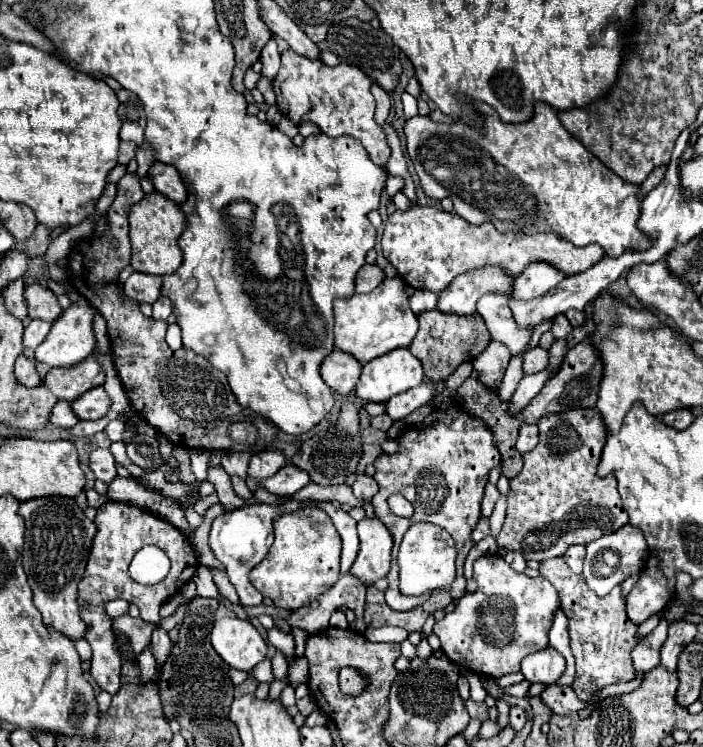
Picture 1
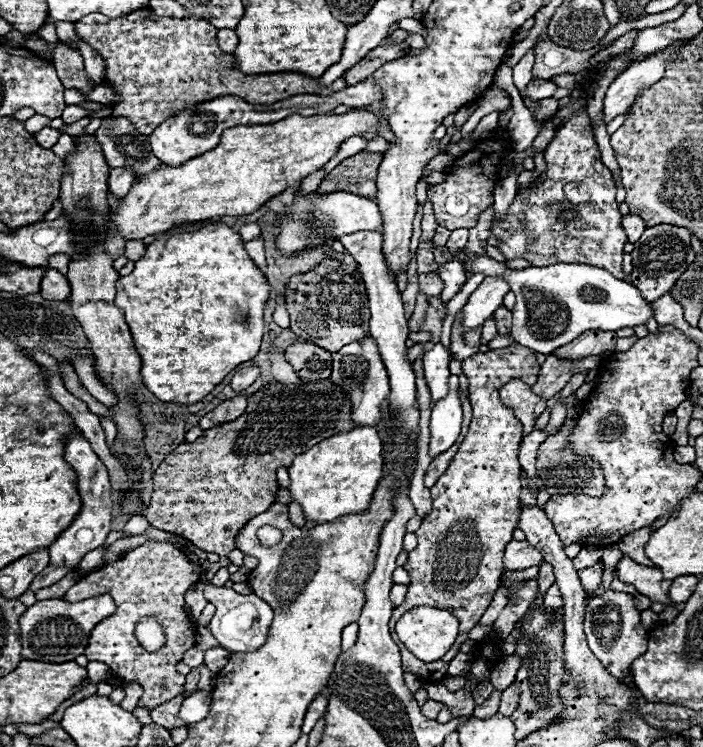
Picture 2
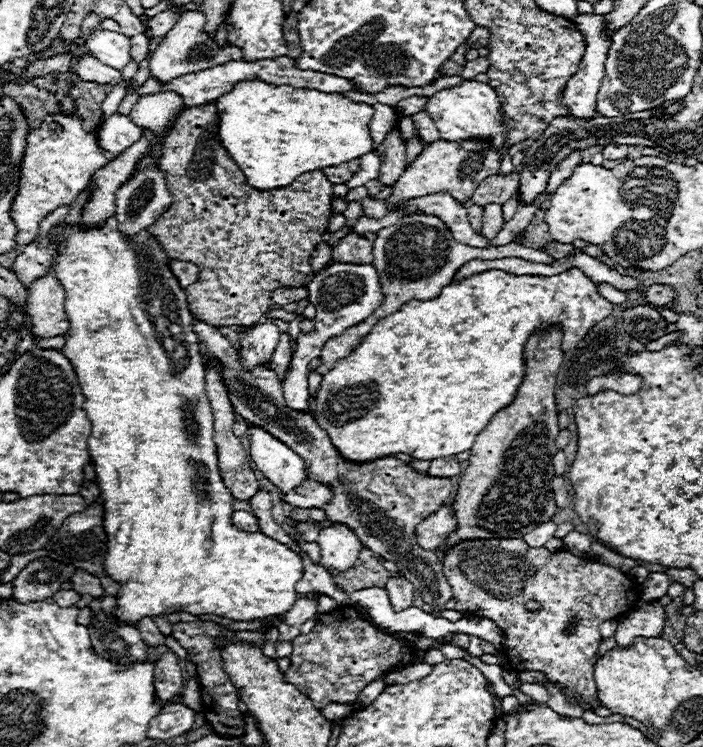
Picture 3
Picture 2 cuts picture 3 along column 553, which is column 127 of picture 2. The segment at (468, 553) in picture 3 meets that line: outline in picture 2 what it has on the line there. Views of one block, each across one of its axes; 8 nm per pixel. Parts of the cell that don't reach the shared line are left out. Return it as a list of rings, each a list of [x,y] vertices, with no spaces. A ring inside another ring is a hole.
[[[148,540],[124,554],[120,560],[84,576],[64,596],[68,602],[80,602],[102,594],[110,594],[114,598],[118,604],[116,614],[102,620],[92,630],[84,654],[90,660],[108,664],[110,670],[126,682],[140,682],[144,694],[138,704],[148,710],[184,692],[184,676],[176,672],[176,666],[182,662],[182,654],[196,642],[196,626],[188,620],[184,608],[184,596],[196,582],[200,582],[200,564],[192,562],[170,542]],[[146,616],[154,616],[166,634],[166,644],[156,652],[146,652],[134,636],[134,626]]]

